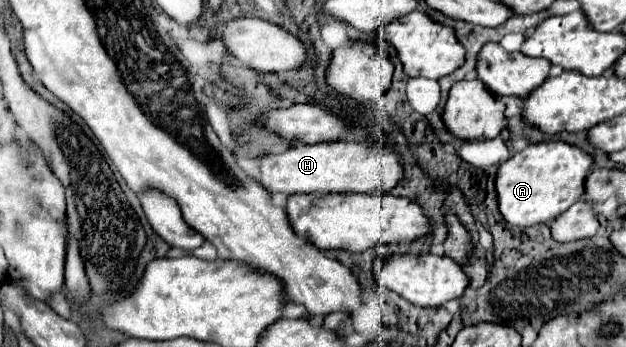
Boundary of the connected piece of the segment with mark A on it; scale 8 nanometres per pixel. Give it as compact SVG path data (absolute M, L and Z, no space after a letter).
M542 141L526 147L498 167L496 191L498 205L508 223L516 227L530 227L548 223L584 195L584 183L594 165L594 157L566 141Z

